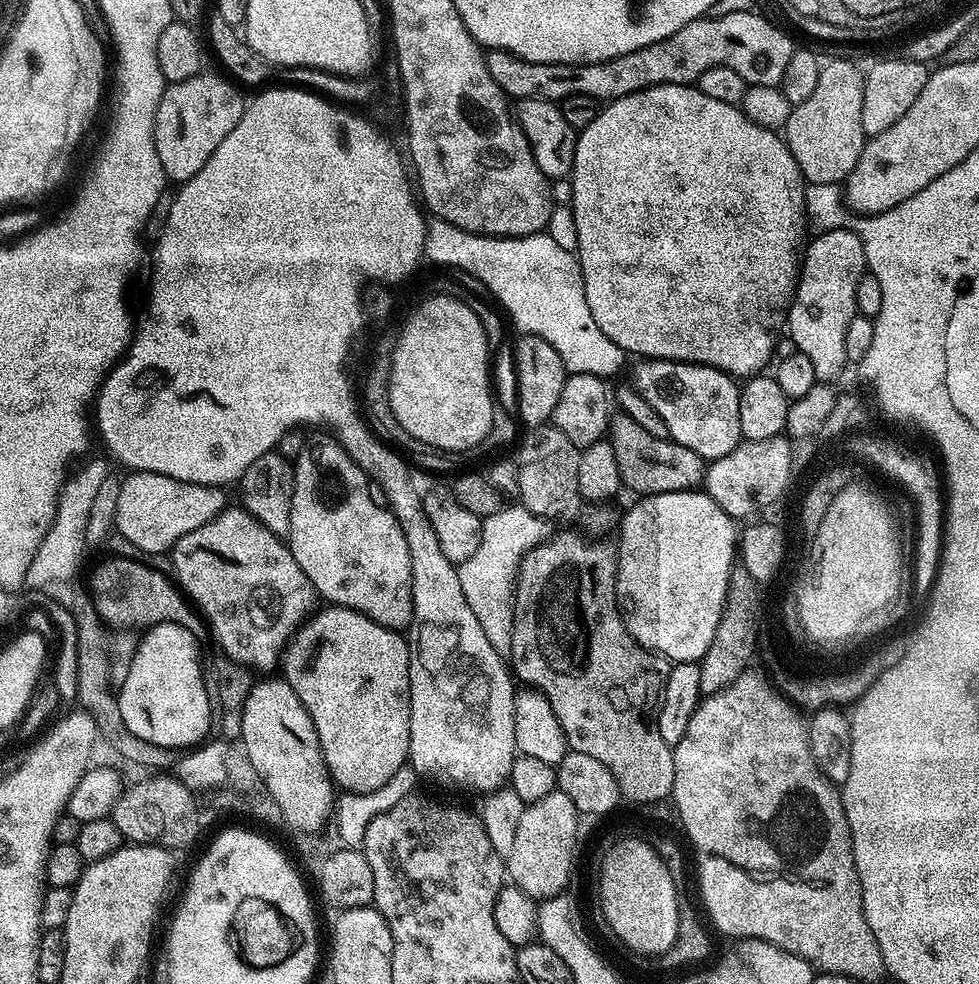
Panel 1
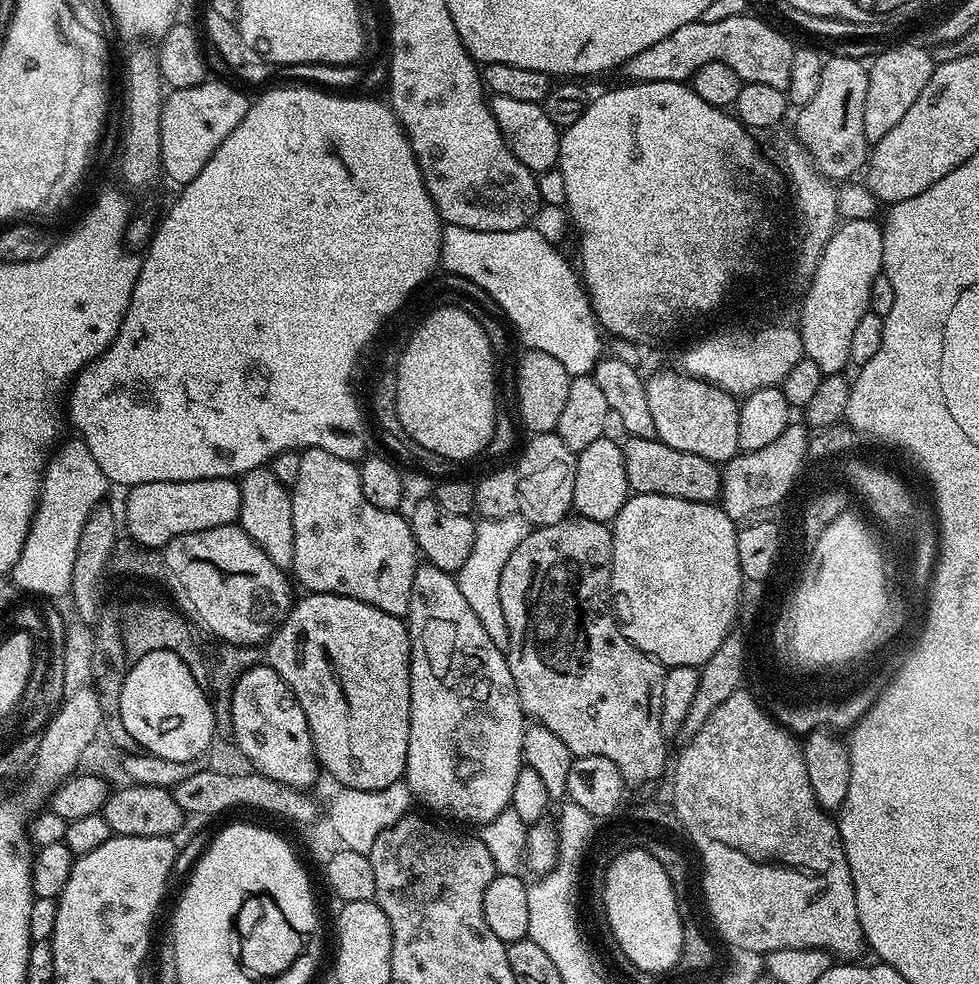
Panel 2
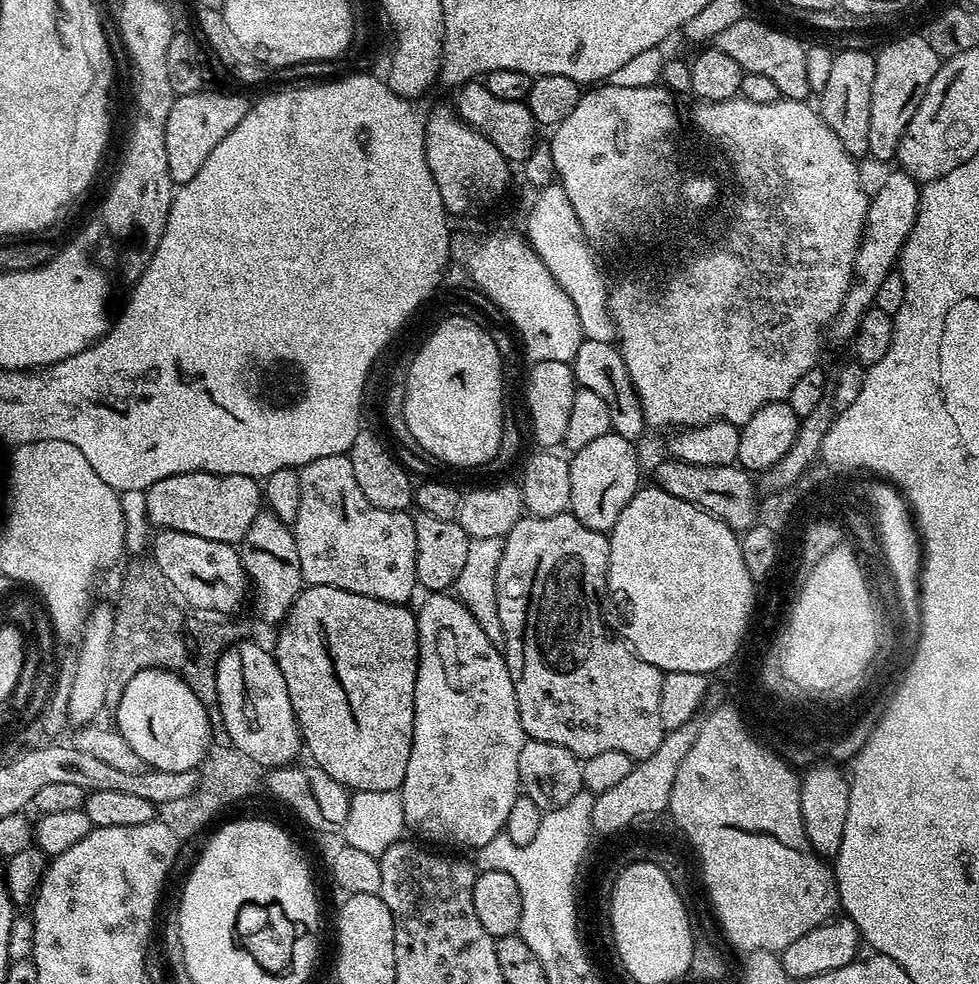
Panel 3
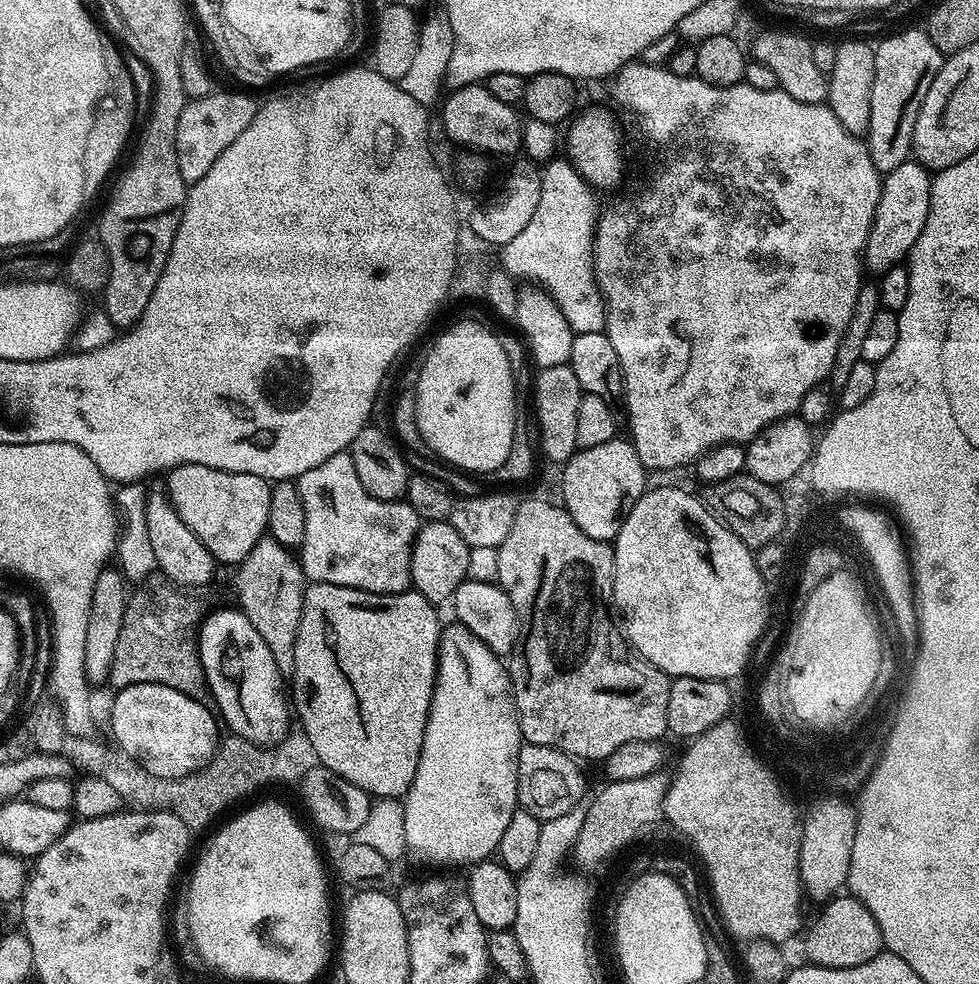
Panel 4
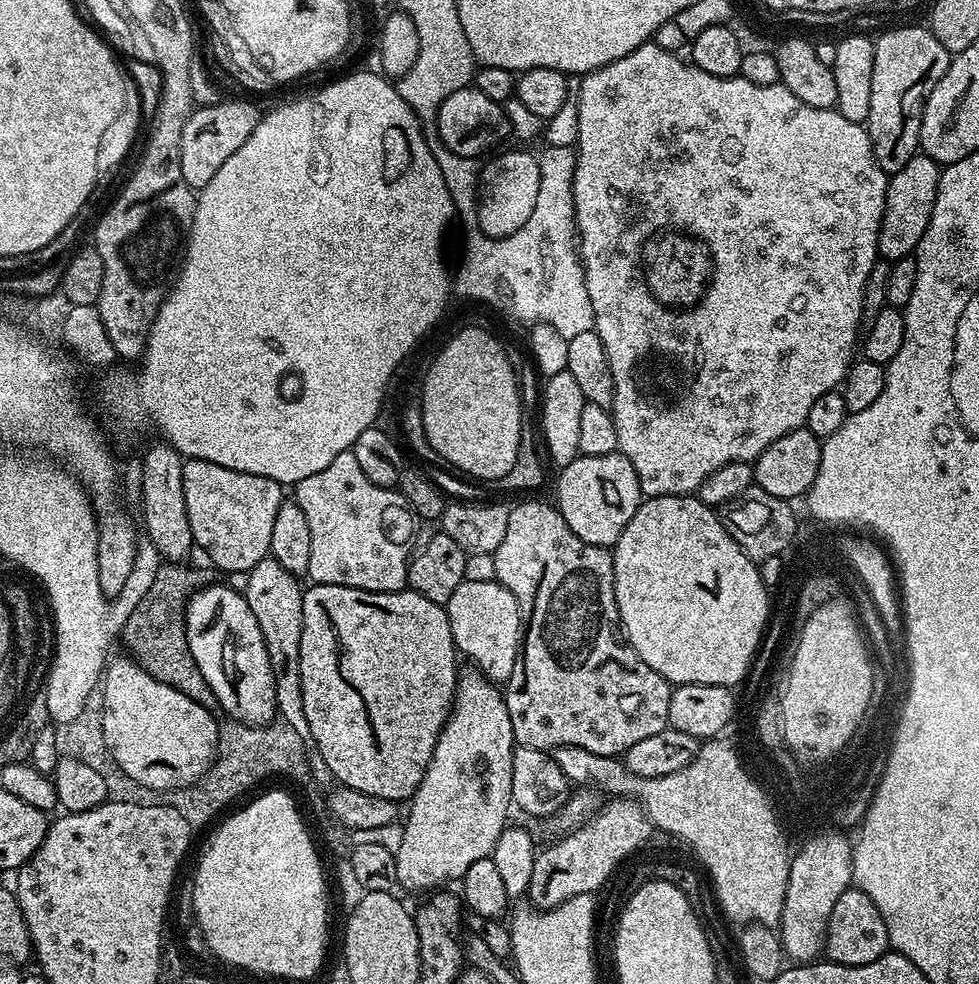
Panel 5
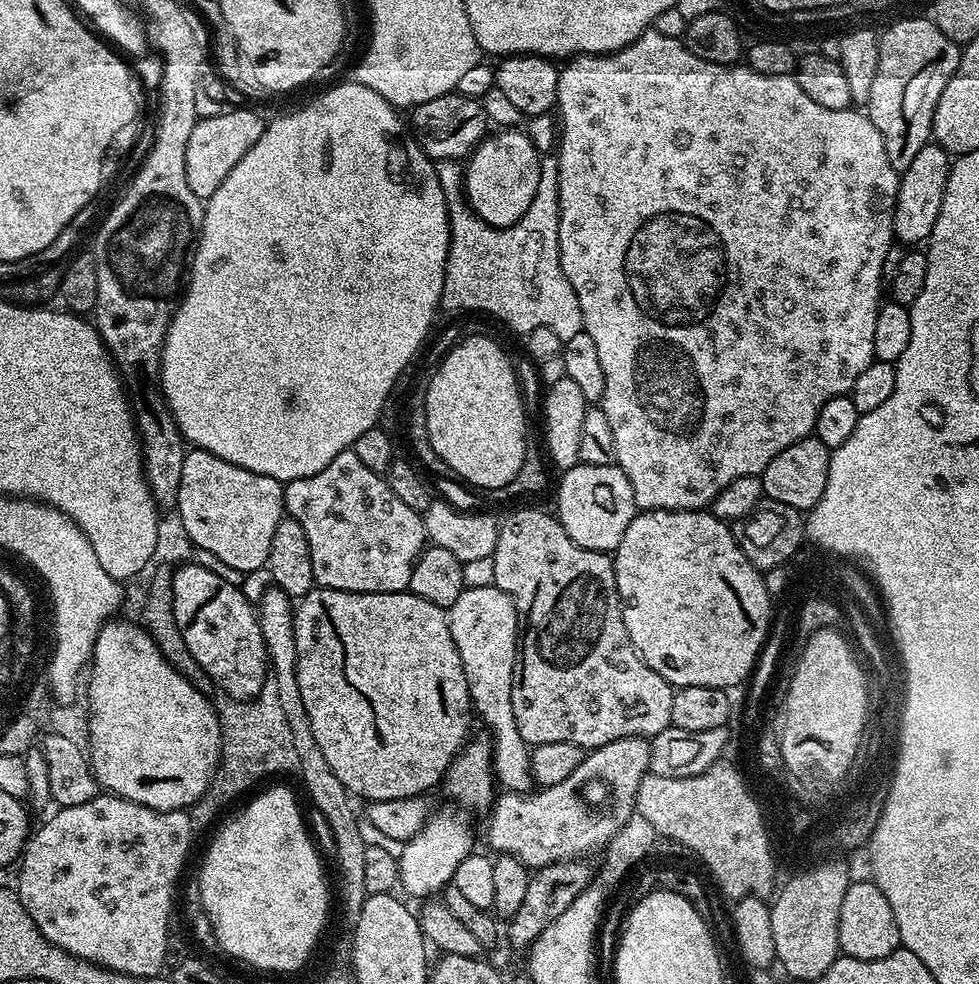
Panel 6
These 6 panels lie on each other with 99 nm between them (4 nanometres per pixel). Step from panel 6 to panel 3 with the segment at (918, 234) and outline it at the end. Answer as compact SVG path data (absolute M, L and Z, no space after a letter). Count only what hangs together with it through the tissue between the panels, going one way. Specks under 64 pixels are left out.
M895 170L884 180L884 185L871 193L868 202L868 218L864 225L864 234L860 238L860 249L856 251L856 266L852 284L840 312L830 325L830 336L836 340L851 341L858 330L858 322L867 308L876 303L878 286L894 271L900 252L908 240L910 230L916 221L920 209L921 185L914 177L903 170Z

